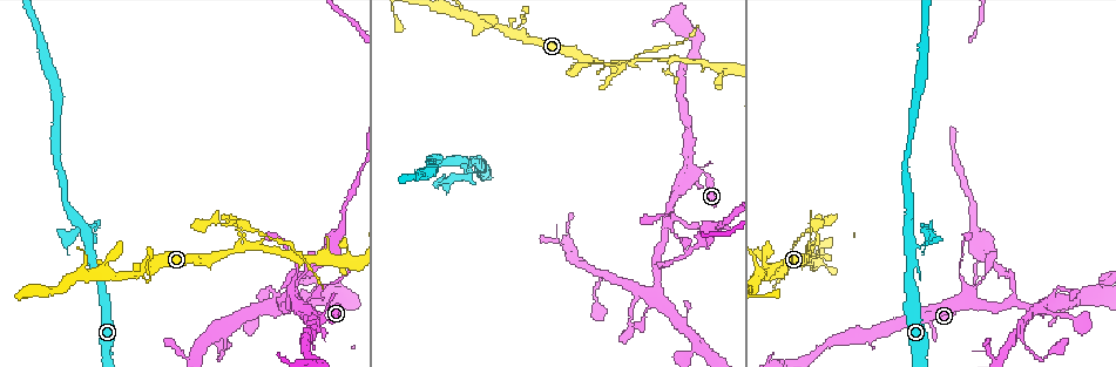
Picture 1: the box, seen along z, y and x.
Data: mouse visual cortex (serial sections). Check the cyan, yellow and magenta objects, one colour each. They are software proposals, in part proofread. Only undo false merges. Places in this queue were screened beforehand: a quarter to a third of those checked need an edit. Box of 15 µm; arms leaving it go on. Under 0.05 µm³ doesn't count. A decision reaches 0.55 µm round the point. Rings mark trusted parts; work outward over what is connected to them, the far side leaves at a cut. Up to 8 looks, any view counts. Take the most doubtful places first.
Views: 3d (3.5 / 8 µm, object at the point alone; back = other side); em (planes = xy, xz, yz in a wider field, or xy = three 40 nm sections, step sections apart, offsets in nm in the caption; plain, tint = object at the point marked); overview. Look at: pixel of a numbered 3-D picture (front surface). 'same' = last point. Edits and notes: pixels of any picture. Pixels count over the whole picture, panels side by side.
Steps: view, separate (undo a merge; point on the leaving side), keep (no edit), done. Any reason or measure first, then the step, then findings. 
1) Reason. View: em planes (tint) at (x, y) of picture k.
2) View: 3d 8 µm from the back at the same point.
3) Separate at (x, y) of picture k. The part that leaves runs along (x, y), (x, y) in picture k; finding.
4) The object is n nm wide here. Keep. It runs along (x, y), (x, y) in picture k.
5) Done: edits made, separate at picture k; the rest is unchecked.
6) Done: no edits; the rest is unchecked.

Two arms in line, one across. View: 3d 3.5 µm from the back at (323, 320) of picture 1.

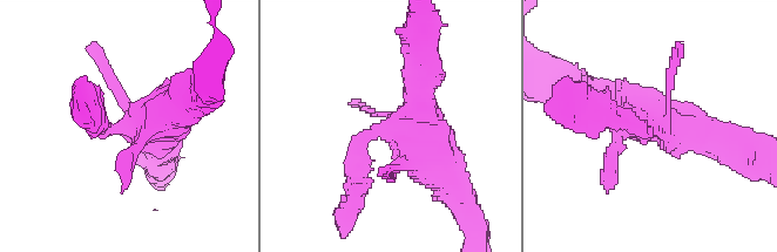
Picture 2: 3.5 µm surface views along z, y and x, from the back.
View: em planes (tint) at (391, 130) of picture 2.

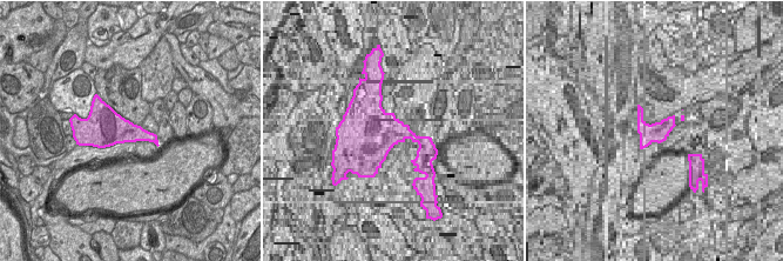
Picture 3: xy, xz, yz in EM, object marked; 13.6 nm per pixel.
Keep. It runs along (93, 111), (115, 130), (180, 101) in picture 2; all the same cell.

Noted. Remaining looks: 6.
Abrupt turn. View: em xy step 5 (tint) at (281, 300) of picture 1.

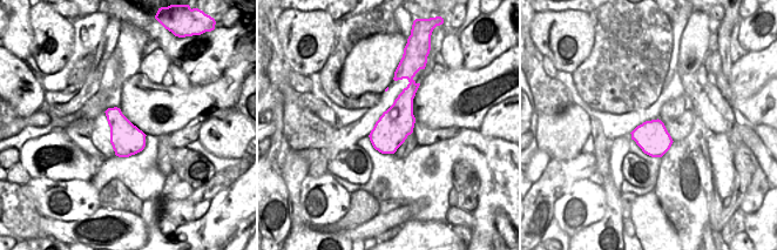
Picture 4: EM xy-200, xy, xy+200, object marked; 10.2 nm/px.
See where the arms go. View: 3d 3.5 µm at the same point.

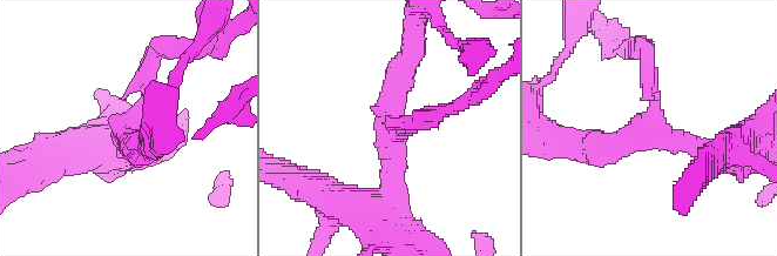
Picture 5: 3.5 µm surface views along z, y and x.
The object is 360 nm wide here. Separate at (648, 51) of picture 5. The part that leaves runs along (653, 92), (647, 48), (620, 38) in picture 5; a second cell is stuck on.

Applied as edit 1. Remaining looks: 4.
Redraw. View: overview.

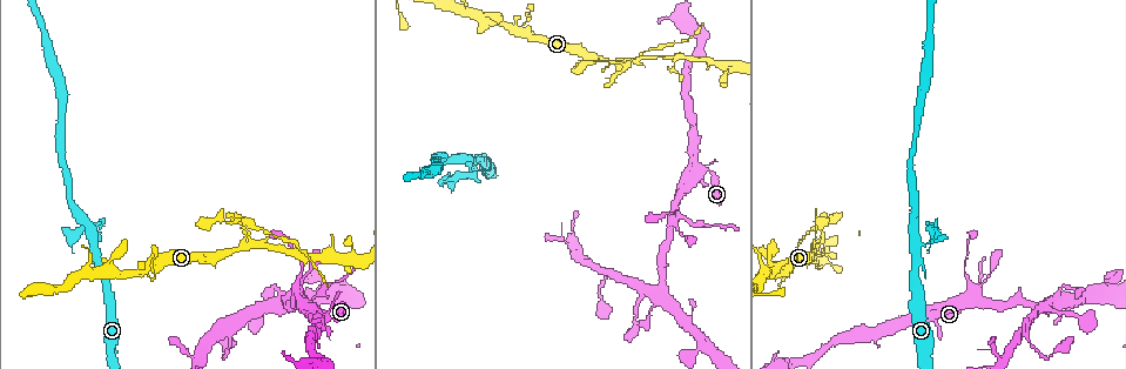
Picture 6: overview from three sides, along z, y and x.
Thin neck. View: 3d 3.5 µm at (1068, 287) of picture 6.

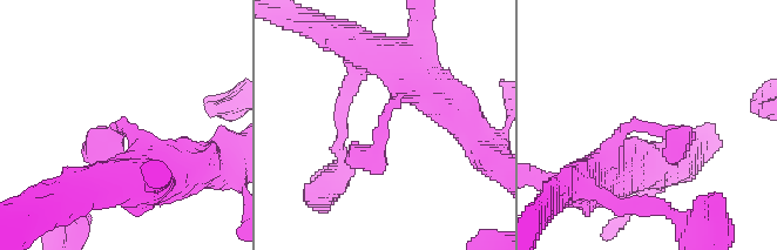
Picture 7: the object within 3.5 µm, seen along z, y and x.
Shape alone is not enough. View: em xy step 2 (tint) at (382, 128) of picture 7.

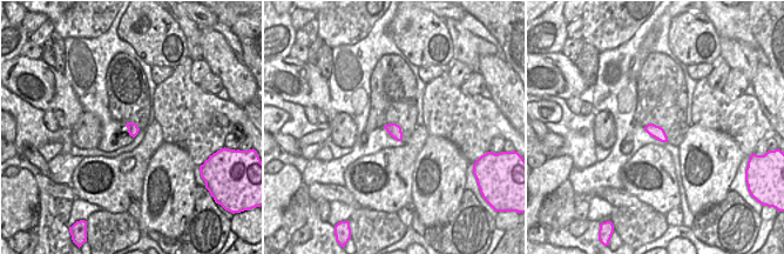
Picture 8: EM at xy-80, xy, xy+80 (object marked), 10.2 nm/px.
Keep. It runs along (412, 80), (384, 116), (377, 151), (348, 157) in picture 7; all the same cell.

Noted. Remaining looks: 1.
Done: edits made, separate at picture 5; the rest is unchecked.

